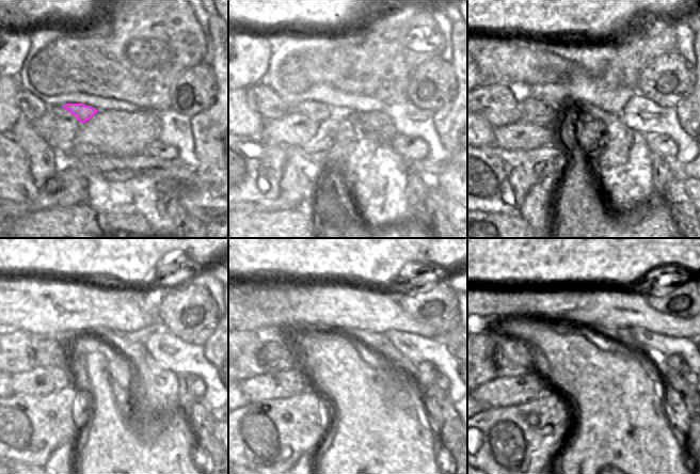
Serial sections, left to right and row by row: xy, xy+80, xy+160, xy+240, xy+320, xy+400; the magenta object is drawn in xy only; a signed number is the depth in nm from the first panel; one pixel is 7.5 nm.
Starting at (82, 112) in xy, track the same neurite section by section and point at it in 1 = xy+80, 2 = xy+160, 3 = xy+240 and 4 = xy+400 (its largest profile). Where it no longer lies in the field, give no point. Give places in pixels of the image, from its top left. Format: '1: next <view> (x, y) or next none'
1: next xy+80 (314, 110)
2: next xy+160 (533, 110)
3: next xy+240 (46, 350)
4: next xy+400 (506, 366)

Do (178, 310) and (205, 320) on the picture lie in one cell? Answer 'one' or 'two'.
one

